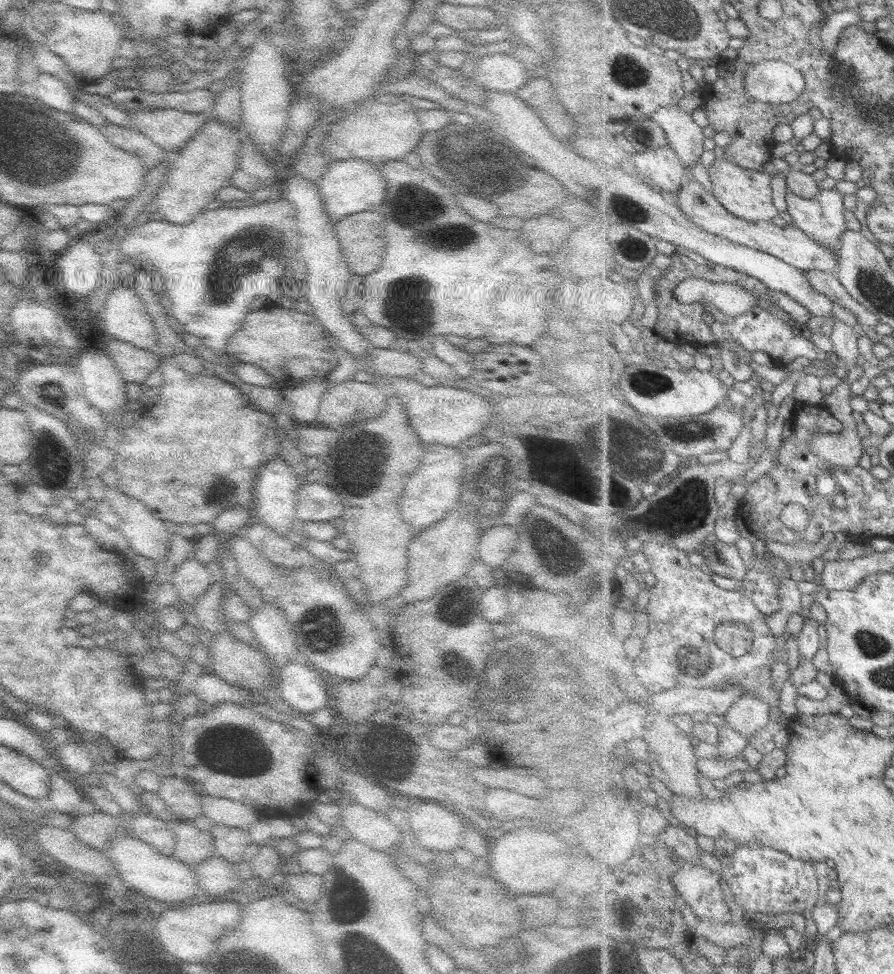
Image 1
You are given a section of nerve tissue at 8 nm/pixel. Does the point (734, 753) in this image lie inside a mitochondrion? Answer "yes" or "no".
no

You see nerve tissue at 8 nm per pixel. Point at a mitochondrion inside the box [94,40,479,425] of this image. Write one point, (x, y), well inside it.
(231, 258)

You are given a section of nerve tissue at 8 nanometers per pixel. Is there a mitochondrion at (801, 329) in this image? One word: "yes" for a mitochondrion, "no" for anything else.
no

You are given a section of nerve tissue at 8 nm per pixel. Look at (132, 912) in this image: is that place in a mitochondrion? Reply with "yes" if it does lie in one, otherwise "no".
no

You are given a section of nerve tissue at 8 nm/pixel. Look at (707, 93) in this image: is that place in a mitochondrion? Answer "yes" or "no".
no

